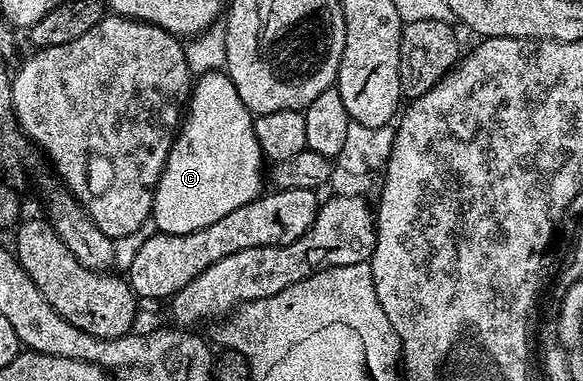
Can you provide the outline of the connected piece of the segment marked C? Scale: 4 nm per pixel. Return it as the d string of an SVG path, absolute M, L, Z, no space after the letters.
M210 72L208 75L200 76L192 84L187 110L179 124L173 147L169 150L165 168L157 182L157 188L153 191L151 222L160 234L182 235L207 229L207 225L215 225L215 221L227 217L227 213L239 209L239 205L247 205L262 194L263 156L259 143L255 141L253 120L254 116L243 105L243 101L239 101L239 93L235 93L235 85L228 74Z

